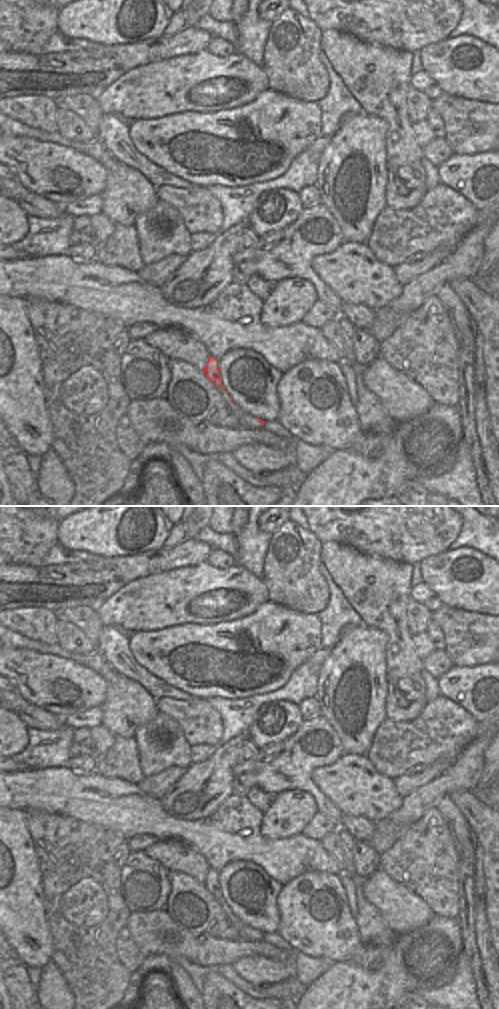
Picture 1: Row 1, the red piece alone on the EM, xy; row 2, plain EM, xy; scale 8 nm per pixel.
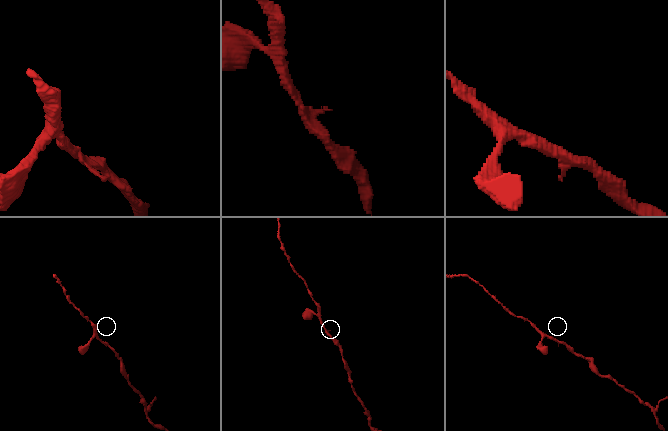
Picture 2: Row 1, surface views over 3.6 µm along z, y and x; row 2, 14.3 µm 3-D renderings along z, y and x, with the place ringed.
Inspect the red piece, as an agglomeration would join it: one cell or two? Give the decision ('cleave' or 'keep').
keep

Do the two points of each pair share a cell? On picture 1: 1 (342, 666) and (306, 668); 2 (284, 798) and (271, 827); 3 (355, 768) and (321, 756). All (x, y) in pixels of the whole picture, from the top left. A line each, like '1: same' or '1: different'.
1: different
2: same
3: different

